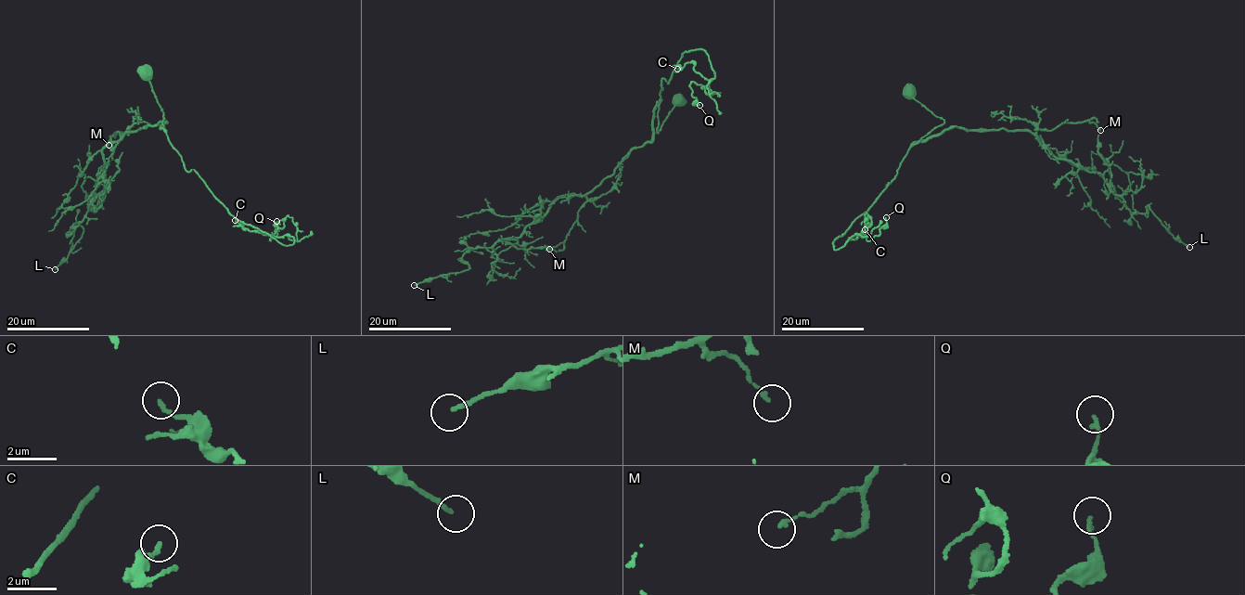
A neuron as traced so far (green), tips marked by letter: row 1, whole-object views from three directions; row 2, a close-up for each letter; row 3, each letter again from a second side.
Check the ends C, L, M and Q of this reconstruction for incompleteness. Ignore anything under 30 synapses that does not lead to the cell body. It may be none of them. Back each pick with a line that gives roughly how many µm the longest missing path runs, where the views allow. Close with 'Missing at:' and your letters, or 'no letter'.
Missing at: no letter

